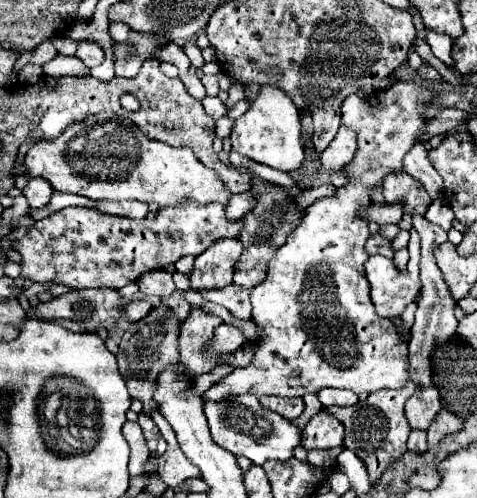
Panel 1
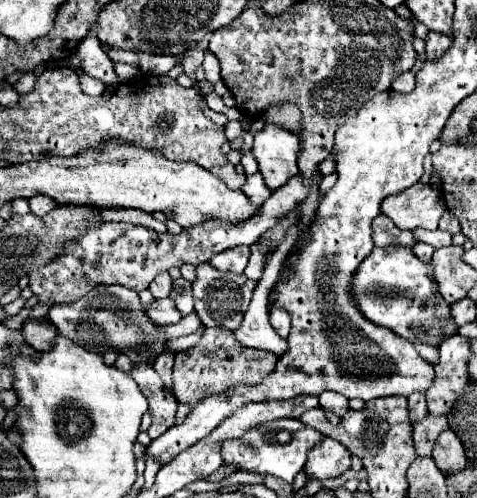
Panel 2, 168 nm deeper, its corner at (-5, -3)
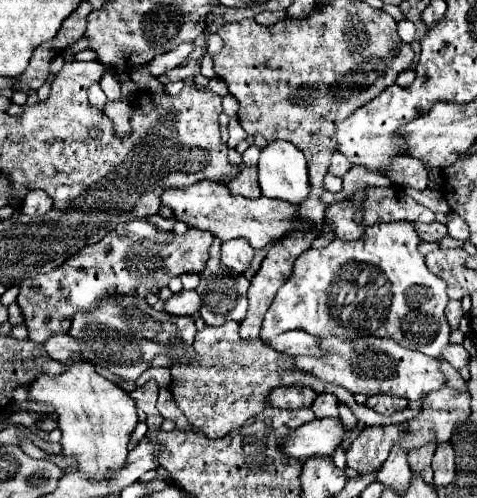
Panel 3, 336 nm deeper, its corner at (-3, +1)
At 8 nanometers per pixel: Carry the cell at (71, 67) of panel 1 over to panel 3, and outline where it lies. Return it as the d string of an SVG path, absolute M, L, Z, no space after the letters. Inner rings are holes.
M99 82L91 84L91 86L89 86L89 90L87 90L87 94L89 94L89 100L91 100L91 104L93 104L93 106L97 106L97 108L103 108L103 106L105 106L107 96L103 94L103 90L101 90Z

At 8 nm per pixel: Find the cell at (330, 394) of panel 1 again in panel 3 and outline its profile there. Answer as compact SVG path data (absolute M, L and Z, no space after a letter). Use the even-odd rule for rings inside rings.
M321 392L319 398L315 398L311 408L317 418L337 418L339 416L339 400L329 392Z

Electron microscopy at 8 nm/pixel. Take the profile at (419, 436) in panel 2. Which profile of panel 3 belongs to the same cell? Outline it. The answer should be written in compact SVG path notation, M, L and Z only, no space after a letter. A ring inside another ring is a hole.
M431 440L421 448L413 448L409 458L411 458L411 470L419 470L419 474L423 474L423 478L427 478L429 482L433 480L433 470L431 470L431 458L433 452L437 448L437 442Z

